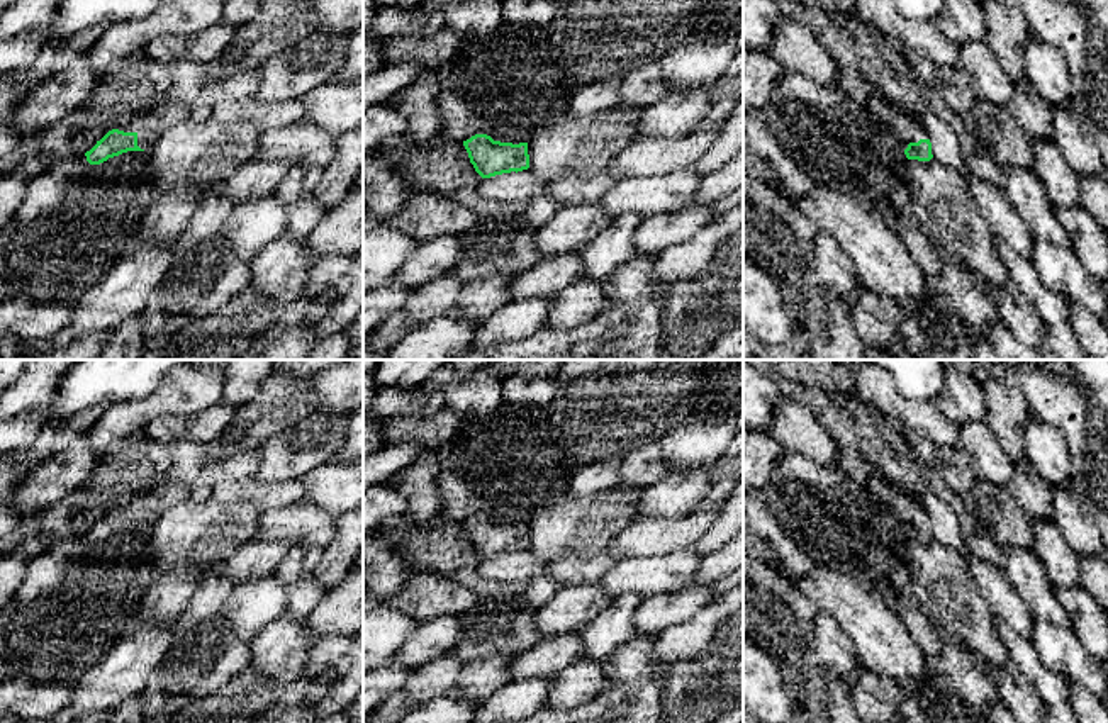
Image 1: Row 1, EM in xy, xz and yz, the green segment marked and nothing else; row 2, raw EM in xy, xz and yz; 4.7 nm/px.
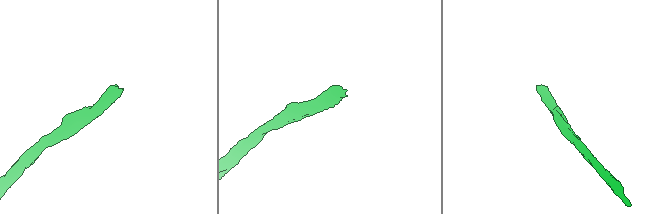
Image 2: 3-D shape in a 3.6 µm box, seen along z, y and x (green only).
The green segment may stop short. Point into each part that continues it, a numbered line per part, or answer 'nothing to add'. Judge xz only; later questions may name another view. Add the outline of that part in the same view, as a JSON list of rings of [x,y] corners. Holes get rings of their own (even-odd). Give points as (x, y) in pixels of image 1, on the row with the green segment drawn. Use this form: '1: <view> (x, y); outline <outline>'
nothing to add

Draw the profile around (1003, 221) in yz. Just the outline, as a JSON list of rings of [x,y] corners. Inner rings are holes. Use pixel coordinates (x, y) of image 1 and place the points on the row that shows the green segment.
[[[967,177],[969,195],[976,200],[979,212],[994,238],[1004,241],[1018,255],[1030,260],[1033,234],[1021,221],[1001,190],[986,180]]]

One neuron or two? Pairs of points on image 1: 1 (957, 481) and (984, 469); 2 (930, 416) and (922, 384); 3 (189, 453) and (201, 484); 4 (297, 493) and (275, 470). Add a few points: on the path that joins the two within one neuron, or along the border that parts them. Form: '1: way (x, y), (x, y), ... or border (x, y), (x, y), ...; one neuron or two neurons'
1: border (956, 447), (966, 453), (971, 472), (976, 477); two neurons
2: border (891, 377), (896, 389), (905, 396), (932, 401); two neurons
3: way (189, 460), (195, 477); one neuron
4: border (299, 477), (263, 484); two neurons

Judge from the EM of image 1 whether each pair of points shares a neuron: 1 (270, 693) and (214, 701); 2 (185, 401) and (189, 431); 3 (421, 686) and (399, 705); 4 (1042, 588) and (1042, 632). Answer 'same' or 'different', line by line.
1: same
2: different
3: same
4: different

